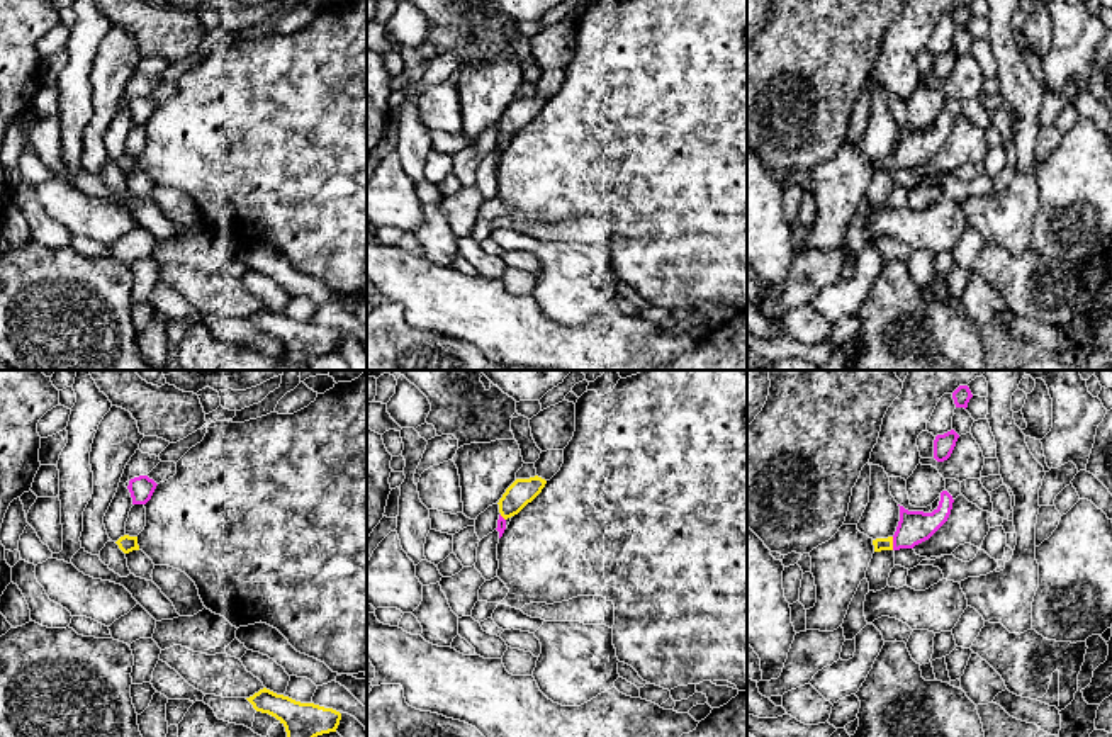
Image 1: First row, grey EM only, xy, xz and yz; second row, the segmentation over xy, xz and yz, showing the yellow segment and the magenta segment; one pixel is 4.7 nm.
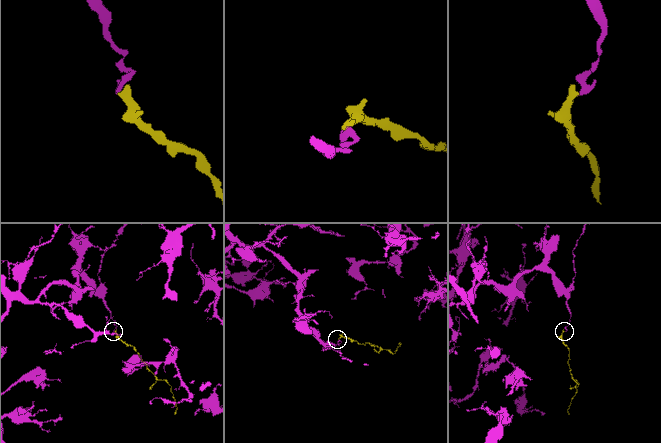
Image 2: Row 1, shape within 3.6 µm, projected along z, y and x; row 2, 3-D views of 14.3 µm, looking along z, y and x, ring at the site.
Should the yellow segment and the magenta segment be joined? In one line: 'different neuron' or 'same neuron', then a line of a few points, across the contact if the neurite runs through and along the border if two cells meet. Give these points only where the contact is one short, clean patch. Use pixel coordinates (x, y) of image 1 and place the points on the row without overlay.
same neuron | yz (880, 163), (892, 163), (914, 146)

